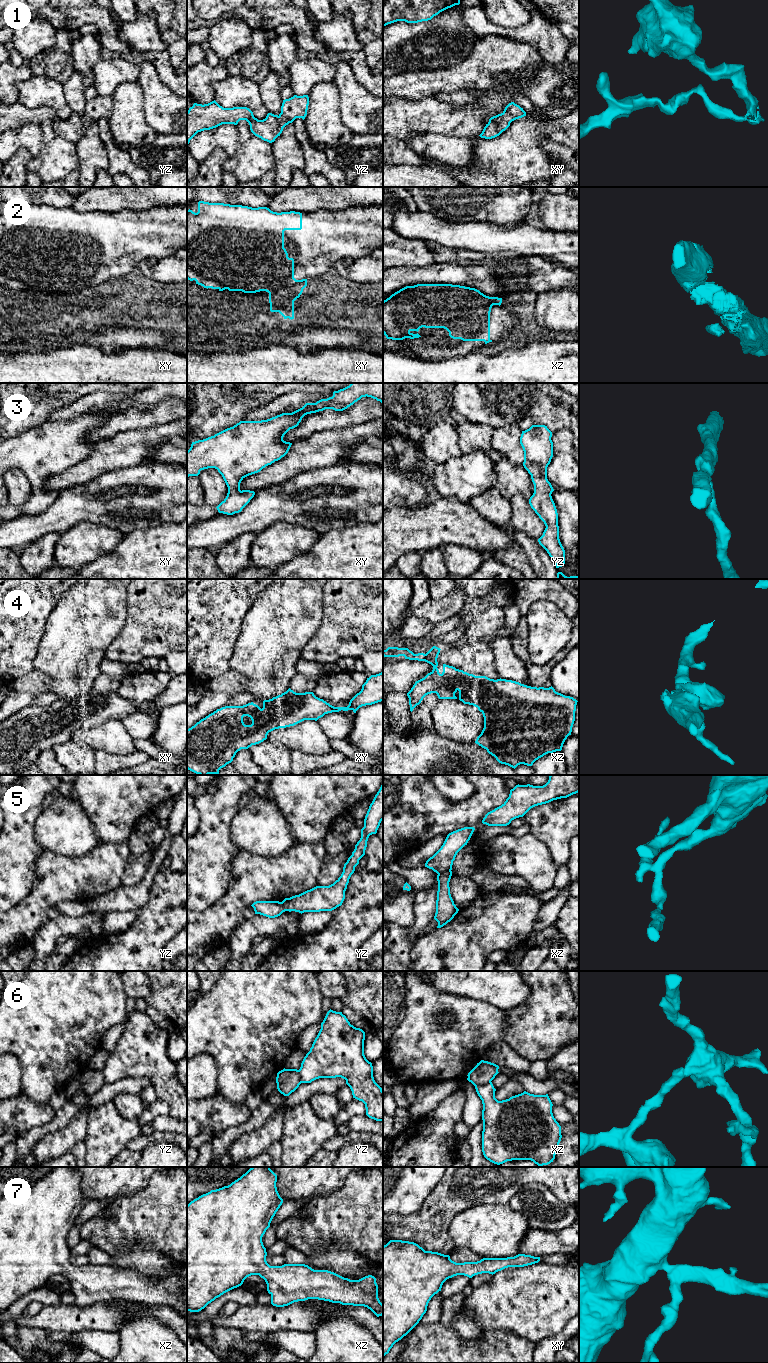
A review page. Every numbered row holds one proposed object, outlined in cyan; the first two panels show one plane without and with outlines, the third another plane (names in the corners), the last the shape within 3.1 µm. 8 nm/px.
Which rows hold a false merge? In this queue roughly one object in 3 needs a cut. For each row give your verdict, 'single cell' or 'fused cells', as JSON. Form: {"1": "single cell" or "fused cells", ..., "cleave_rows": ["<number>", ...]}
{"1": "single cell", "2": "fused cells", "3": "single cell", "4": "single cell", "5": "fused cells", "6": "fused cells", "7": "single cell", "cleave_rows": ["2", "5", "6"]}

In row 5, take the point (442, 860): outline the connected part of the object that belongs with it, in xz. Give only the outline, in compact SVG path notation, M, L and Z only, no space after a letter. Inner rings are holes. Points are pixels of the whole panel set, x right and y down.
M464 827L449 833L441 848L426 861L425 867L437 874L451 871L457 853L467 845L474 830L474 827Z

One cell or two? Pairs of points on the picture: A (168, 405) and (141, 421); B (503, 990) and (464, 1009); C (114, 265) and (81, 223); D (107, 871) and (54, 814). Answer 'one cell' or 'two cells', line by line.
A: one cell
B: two cells
C: one cell
D: two cells

